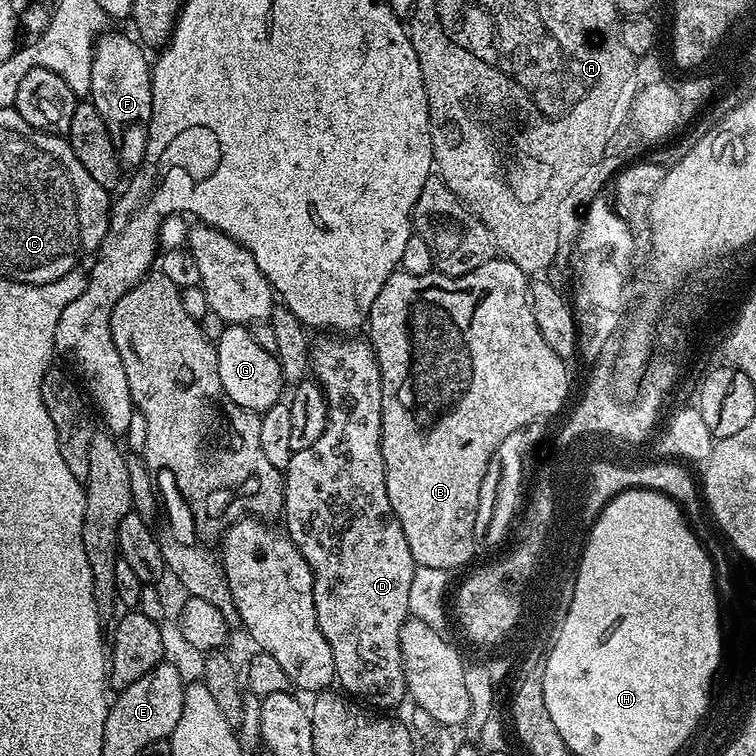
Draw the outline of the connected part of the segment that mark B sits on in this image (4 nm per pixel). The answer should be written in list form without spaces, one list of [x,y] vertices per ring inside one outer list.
[[[493,258],[478,270],[470,270],[470,274],[461,276],[444,276],[435,270],[426,274],[410,274],[397,270],[386,278],[378,298],[374,298],[374,306],[370,306],[370,314],[366,321],[366,339],[372,345],[378,370],[382,378],[382,438],[380,449],[384,459],[386,474],[386,494],[390,498],[392,512],[402,526],[402,534],[406,534],[406,543],[410,545],[410,554],[418,561],[419,566],[434,566],[445,570],[463,569],[464,548],[472,548],[472,534],[464,532],[464,488],[472,494],[472,484],[480,484],[480,464],[476,458],[480,454],[489,454],[490,446],[494,446],[498,437],[504,436],[504,431],[511,430],[514,422],[519,422],[524,428],[532,426],[535,420],[543,416],[552,416],[568,400],[568,368],[566,360],[550,350],[538,323],[535,322],[532,302],[529,299],[529,277],[514,262],[503,258]]]

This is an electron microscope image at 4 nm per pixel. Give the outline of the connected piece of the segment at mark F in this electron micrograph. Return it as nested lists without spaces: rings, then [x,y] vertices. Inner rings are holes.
[[[110,32],[99,37],[93,50],[90,103],[104,119],[121,165],[125,169],[135,170],[146,154],[152,117],[152,70],[149,57],[144,57],[145,49],[131,35],[119,36],[116,32]]]

